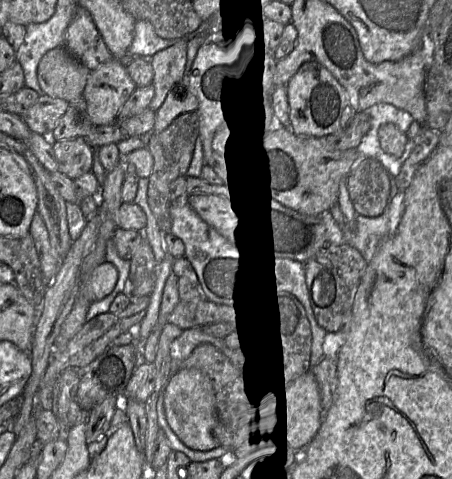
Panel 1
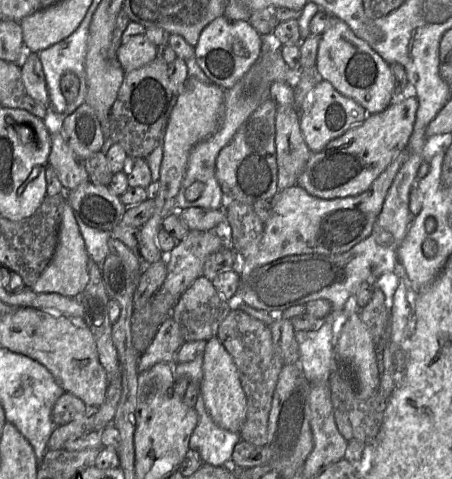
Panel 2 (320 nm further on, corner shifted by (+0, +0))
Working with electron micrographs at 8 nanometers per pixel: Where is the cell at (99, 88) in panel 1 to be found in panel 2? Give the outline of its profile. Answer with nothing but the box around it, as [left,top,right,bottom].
[117,34,157,74]

